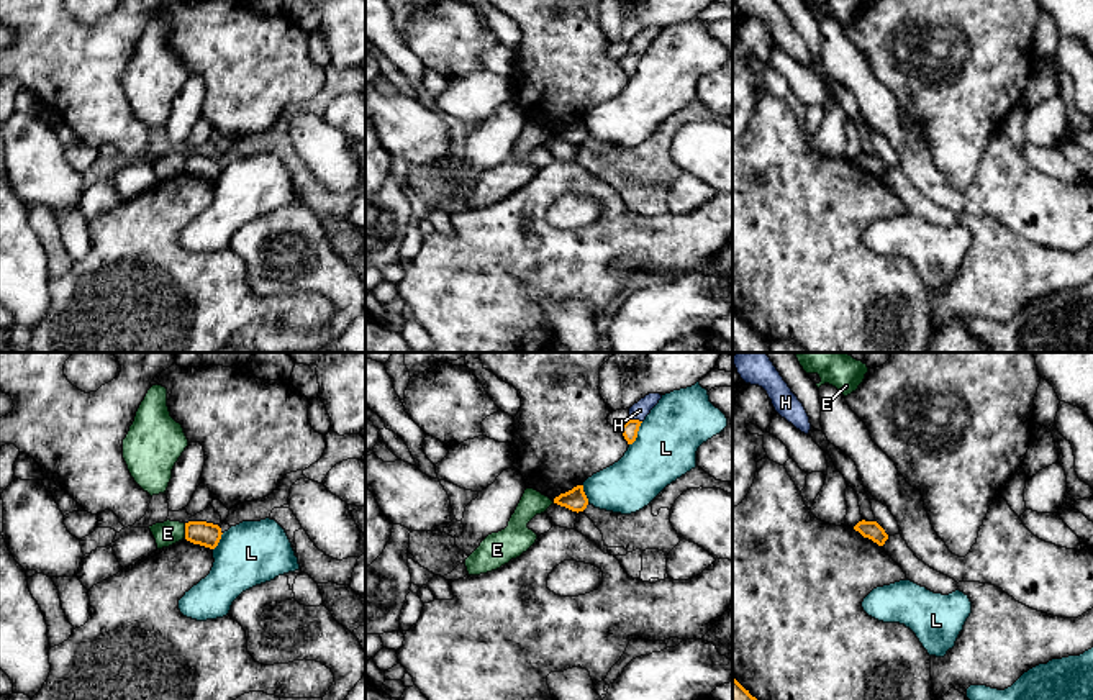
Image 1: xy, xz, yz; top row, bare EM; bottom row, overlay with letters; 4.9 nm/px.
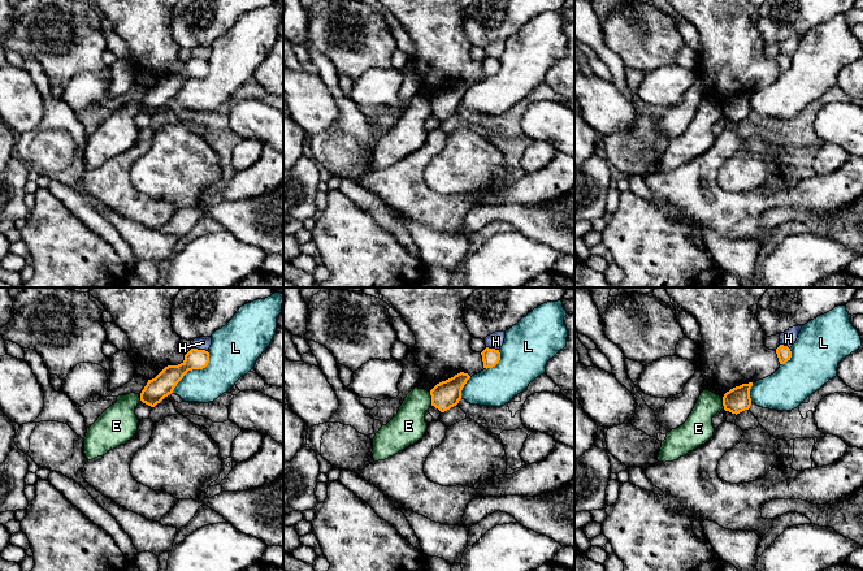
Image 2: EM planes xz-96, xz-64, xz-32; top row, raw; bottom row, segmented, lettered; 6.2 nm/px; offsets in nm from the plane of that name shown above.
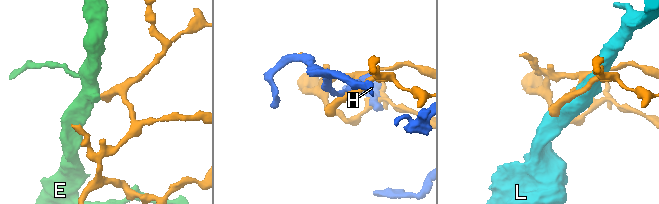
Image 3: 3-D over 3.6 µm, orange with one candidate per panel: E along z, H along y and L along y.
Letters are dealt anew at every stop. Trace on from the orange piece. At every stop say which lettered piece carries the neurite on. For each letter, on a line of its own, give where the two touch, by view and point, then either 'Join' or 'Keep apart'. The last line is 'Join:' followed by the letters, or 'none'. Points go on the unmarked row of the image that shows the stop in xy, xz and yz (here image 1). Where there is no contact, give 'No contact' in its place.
E: Touches orange at xy (185, 164). Keep apart
H: Touches orange at xz (636, 53). Keep apart
L: Touches orange at xz (636, 66). Keep apart
Join: none

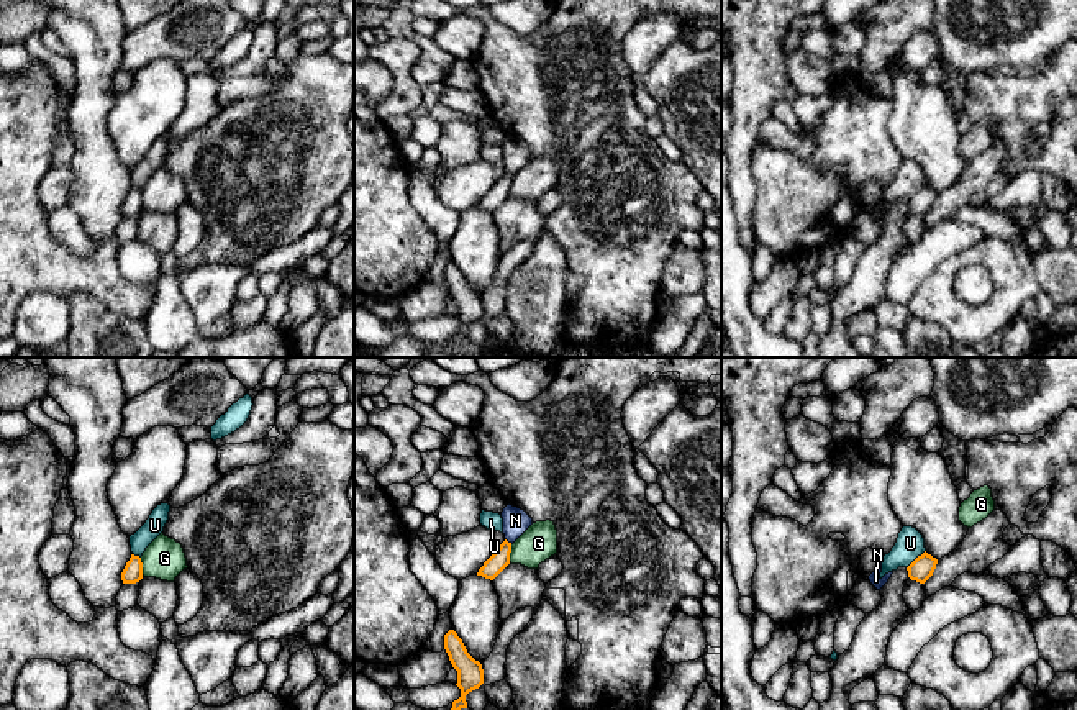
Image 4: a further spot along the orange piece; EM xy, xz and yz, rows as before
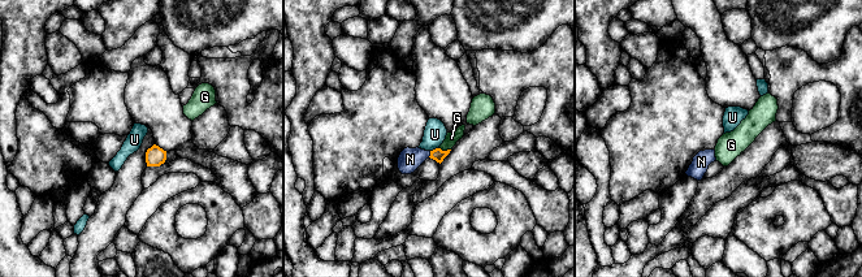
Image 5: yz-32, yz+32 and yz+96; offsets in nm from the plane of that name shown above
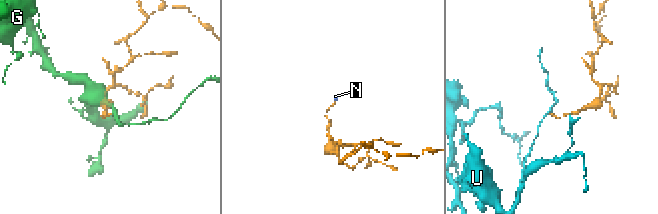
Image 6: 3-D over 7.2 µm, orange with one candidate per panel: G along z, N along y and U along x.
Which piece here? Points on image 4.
G: Touches orange at xy (141, 199). Keep apart
N: Touches orange at xz (507, 174). Join
U: Touches orange at yz (915, 192). Keep apart
Join: N

